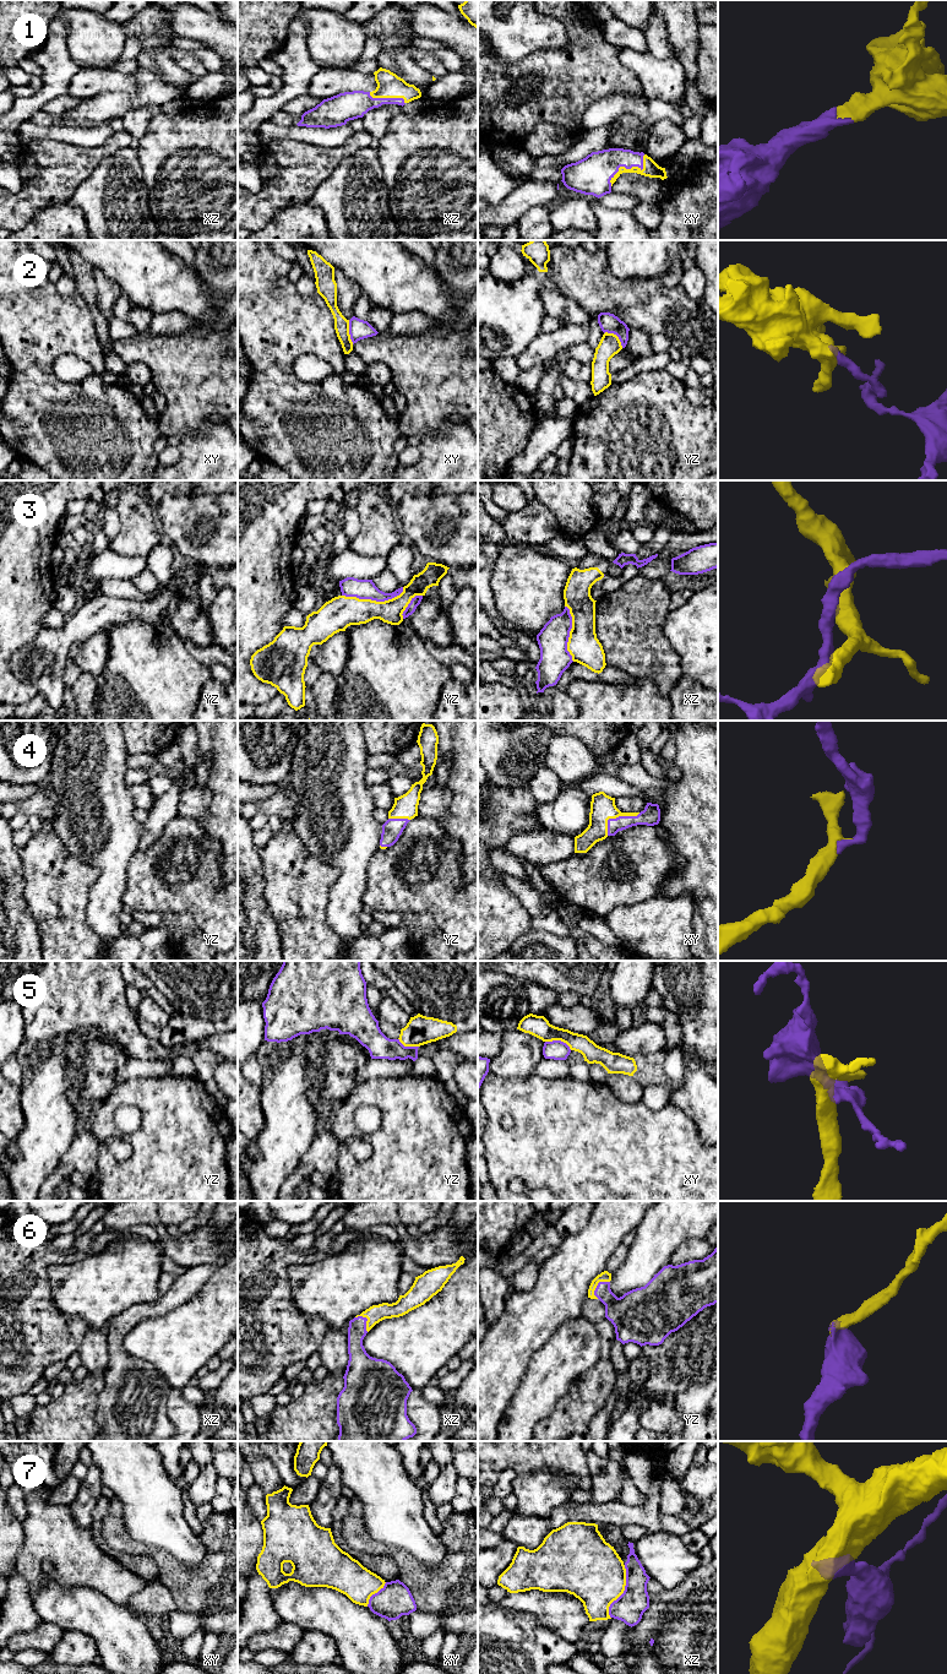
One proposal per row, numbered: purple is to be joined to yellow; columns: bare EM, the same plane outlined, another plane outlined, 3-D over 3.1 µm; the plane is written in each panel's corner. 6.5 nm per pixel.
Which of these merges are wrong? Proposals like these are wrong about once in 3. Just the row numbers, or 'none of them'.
2, 3, 5, 7

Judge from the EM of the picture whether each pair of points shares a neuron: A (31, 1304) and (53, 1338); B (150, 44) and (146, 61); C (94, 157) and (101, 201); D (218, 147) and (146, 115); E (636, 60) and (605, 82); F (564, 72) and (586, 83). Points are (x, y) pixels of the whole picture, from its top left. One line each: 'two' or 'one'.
A: one
B: two
C: two
D: two
E: two
F: one

